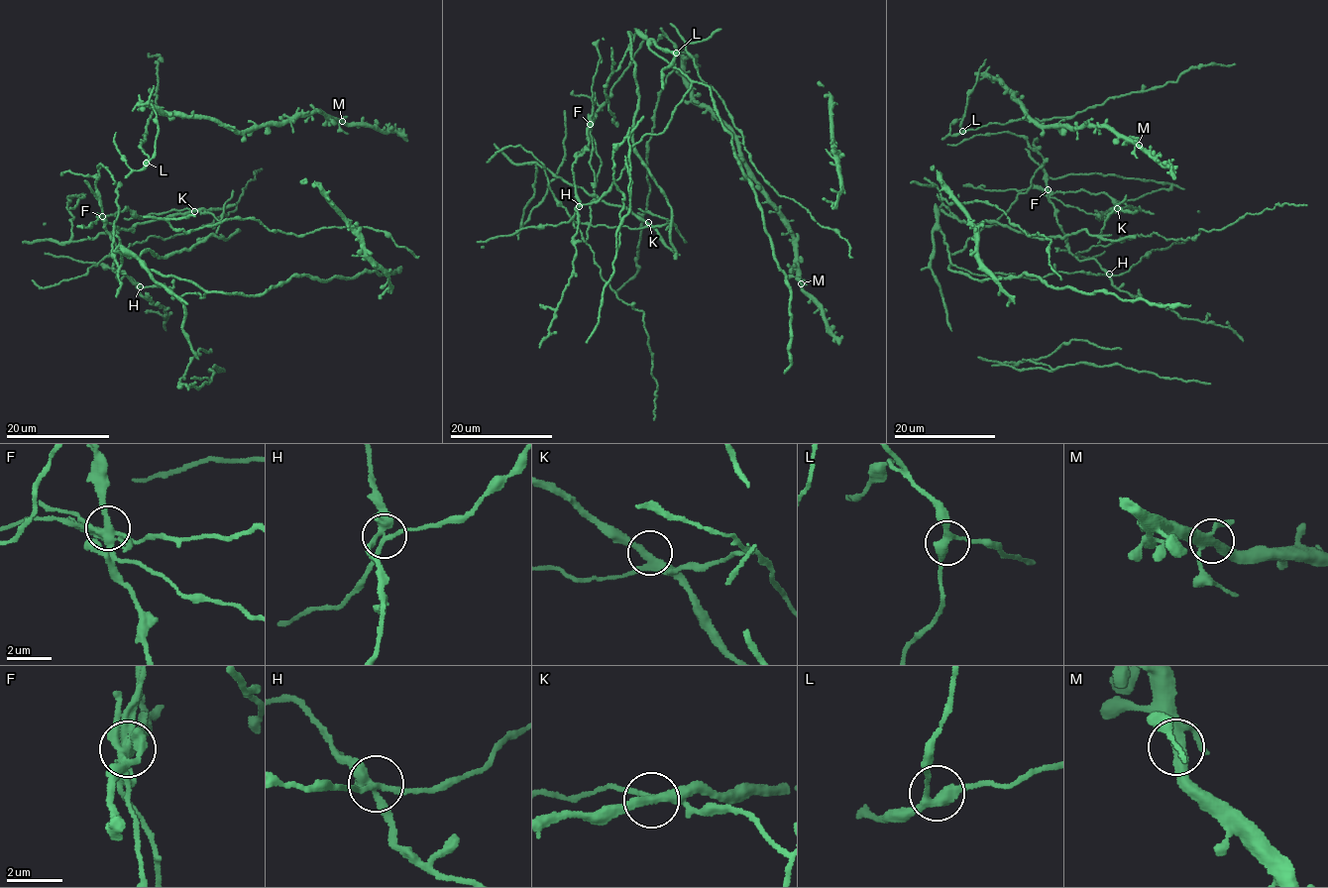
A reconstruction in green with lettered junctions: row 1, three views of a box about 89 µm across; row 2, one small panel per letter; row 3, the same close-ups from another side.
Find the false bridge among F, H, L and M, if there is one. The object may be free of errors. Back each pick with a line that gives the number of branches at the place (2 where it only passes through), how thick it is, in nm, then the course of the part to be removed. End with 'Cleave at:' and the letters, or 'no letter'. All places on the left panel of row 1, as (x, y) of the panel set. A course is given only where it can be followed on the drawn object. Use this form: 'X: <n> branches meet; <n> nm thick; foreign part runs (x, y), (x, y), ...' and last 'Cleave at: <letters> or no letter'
F: 4 branches meet; 340 nm thick
Cleave at: F

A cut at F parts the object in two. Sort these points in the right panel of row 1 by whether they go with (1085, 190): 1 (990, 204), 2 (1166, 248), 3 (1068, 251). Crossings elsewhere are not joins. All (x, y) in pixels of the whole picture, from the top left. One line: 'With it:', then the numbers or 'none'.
With it: none

